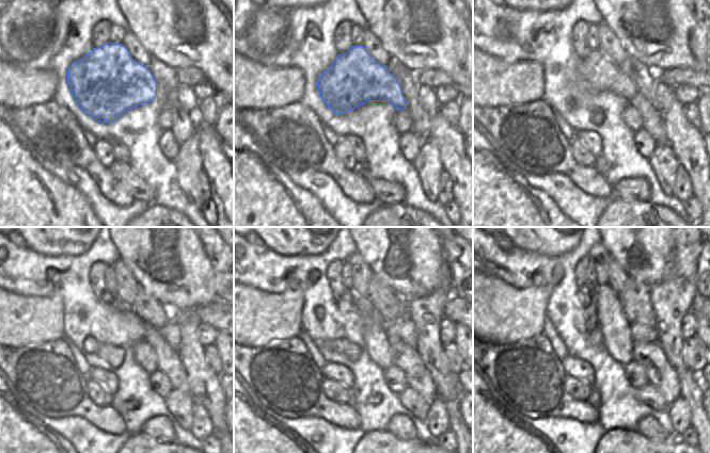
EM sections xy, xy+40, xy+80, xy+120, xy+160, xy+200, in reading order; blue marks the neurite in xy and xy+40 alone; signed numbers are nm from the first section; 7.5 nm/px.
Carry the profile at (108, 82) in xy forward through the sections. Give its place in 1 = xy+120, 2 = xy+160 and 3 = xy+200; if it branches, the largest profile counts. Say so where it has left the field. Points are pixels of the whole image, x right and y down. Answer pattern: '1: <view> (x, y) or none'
1: xy+120 (169, 361)
2: xy+160 (406, 357)
3: xy+200 (661, 374)

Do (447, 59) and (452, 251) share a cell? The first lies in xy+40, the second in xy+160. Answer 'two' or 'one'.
two

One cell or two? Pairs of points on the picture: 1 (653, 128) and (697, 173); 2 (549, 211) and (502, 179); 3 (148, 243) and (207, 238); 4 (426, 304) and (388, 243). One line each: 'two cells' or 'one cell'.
1: two cells
2: one cell
3: two cells
4: two cells

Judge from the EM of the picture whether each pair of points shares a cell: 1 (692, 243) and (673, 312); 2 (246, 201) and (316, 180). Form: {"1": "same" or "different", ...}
{"1": "same", "2": "different"}

